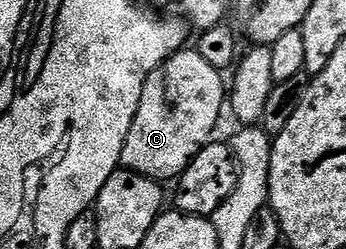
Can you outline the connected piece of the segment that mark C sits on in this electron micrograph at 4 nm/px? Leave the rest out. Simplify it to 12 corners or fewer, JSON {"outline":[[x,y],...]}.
{"outline":[[196,49],[142,85],[120,167],[179,180],[213,142],[224,78]]}

